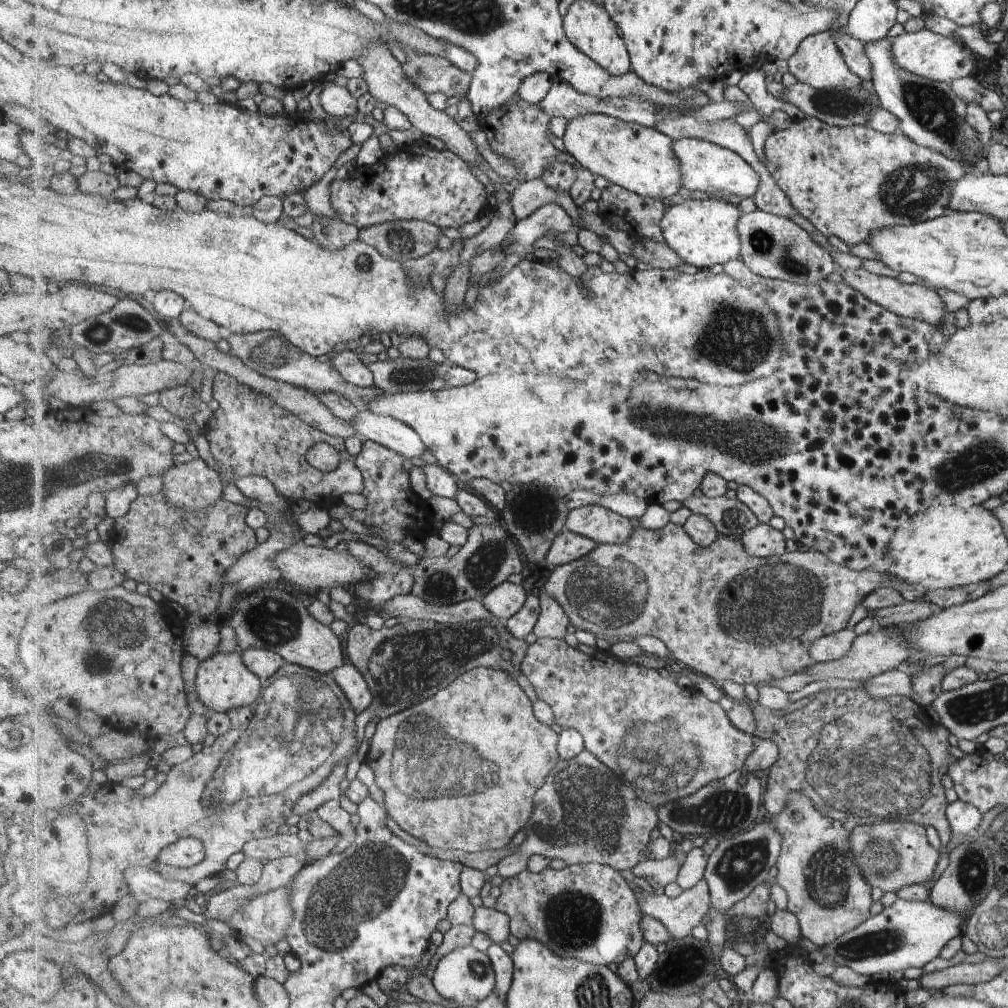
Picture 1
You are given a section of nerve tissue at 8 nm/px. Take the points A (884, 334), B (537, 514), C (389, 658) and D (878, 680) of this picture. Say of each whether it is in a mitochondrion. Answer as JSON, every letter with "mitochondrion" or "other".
{"A":"other","B":"mitochondrion","C":"mitochondrion","D":"other"}

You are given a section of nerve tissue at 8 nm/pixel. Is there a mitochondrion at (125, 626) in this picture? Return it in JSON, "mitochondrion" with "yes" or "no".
{"mitochondrion":"yes"}

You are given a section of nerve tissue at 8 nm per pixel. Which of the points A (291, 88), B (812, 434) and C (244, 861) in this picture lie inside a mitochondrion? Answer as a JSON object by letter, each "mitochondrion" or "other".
{"A":"other","B":"other","C":"other"}

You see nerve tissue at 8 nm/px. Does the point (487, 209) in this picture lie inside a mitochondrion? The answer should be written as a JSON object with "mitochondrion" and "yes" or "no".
{"mitochondrion":"no"}

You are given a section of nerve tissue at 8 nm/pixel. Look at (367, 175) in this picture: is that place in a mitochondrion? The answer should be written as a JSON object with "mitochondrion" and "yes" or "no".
{"mitochondrion":"no"}

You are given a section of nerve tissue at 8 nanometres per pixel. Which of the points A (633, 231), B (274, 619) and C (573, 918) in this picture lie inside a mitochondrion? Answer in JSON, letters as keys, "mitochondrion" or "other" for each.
{"A":"other","B":"mitochondrion","C":"mitochondrion"}

